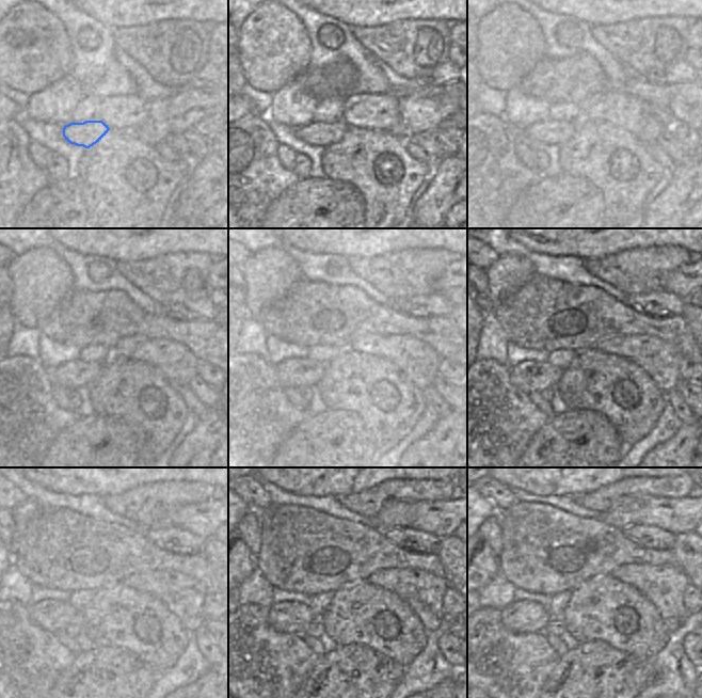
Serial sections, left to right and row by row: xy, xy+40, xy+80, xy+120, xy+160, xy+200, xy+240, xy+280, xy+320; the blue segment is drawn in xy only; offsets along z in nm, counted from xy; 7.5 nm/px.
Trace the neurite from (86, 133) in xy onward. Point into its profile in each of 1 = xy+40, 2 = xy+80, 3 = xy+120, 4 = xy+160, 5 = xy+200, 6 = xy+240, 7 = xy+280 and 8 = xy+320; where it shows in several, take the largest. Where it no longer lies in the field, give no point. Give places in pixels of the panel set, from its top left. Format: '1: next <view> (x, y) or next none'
1: next xy+40 (323, 135)
2: next xy+80 (559, 132)
3: next xy+120 (75, 374)
4: next xy+160 (298, 371)
5: next xy+200 (529, 376)
6: next xy+240 (50, 615)
7: next xy+280 (287, 616)
8: next xy+320 (521, 616)

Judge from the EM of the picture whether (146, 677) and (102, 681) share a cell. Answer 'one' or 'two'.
one

